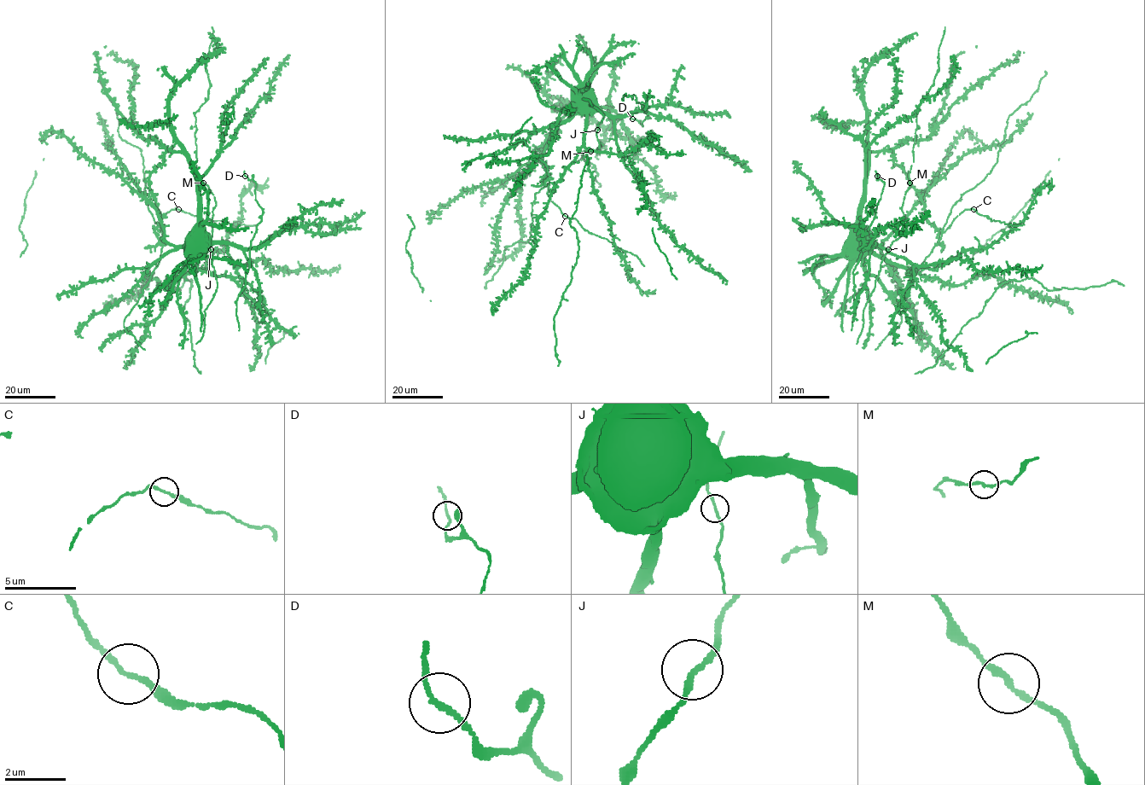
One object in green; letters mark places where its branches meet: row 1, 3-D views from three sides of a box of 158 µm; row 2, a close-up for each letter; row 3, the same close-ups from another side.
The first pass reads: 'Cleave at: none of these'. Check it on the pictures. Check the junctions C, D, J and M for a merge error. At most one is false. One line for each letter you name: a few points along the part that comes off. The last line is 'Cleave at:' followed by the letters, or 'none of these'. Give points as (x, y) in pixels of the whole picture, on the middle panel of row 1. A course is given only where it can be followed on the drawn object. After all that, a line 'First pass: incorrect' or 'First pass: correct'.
Cleave at: none of these
First pass: correct

